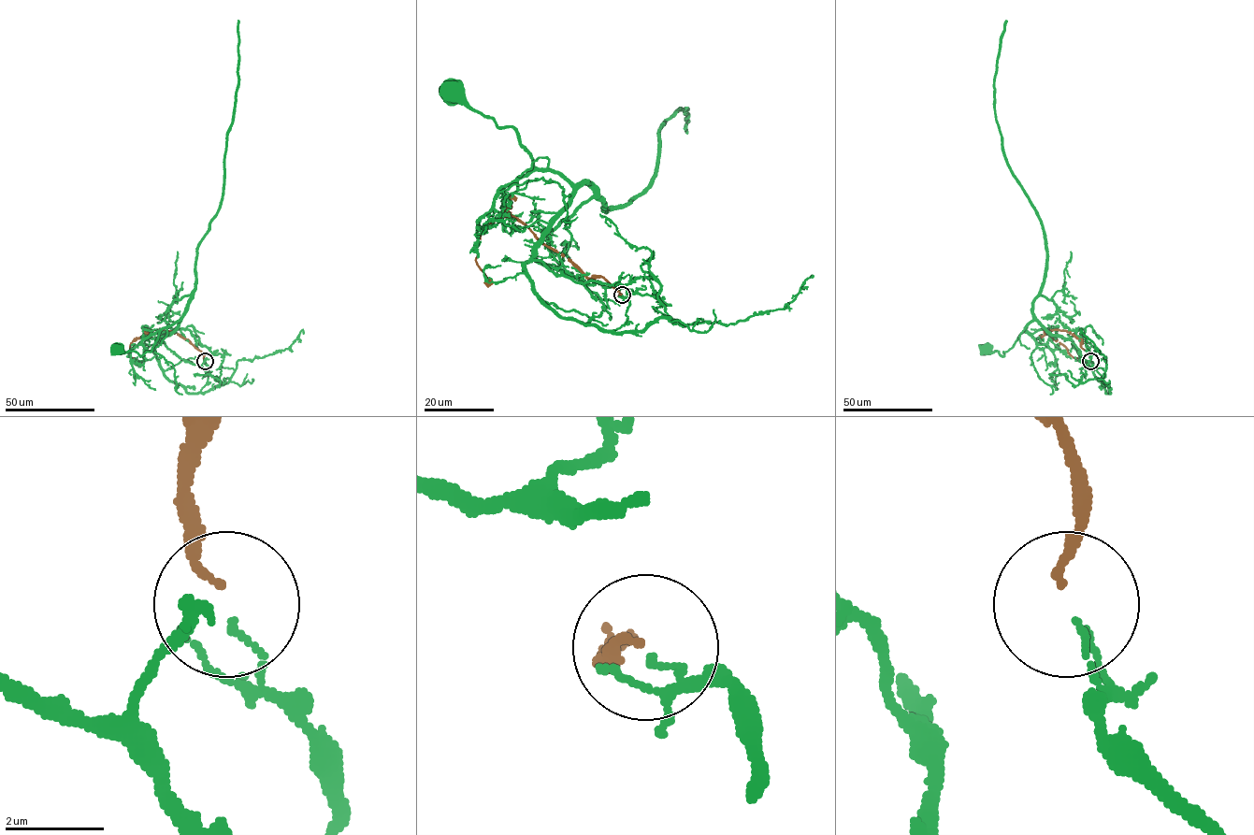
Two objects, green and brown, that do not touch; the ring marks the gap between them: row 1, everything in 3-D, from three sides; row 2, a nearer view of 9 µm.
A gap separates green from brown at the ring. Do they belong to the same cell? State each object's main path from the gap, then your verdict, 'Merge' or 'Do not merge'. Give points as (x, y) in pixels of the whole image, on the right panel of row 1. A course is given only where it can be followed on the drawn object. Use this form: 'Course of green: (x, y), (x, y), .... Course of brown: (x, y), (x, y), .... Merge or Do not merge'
Course of green: (1090, 362), (1108, 393), (1070, 339), (1052, 336), (1034, 320), (1002, 356), (986, 349). Course of brown: (1090, 361), (1081, 338), (1069, 332), (1050, 332), (1073, 357), (1086, 365). Do not merge

